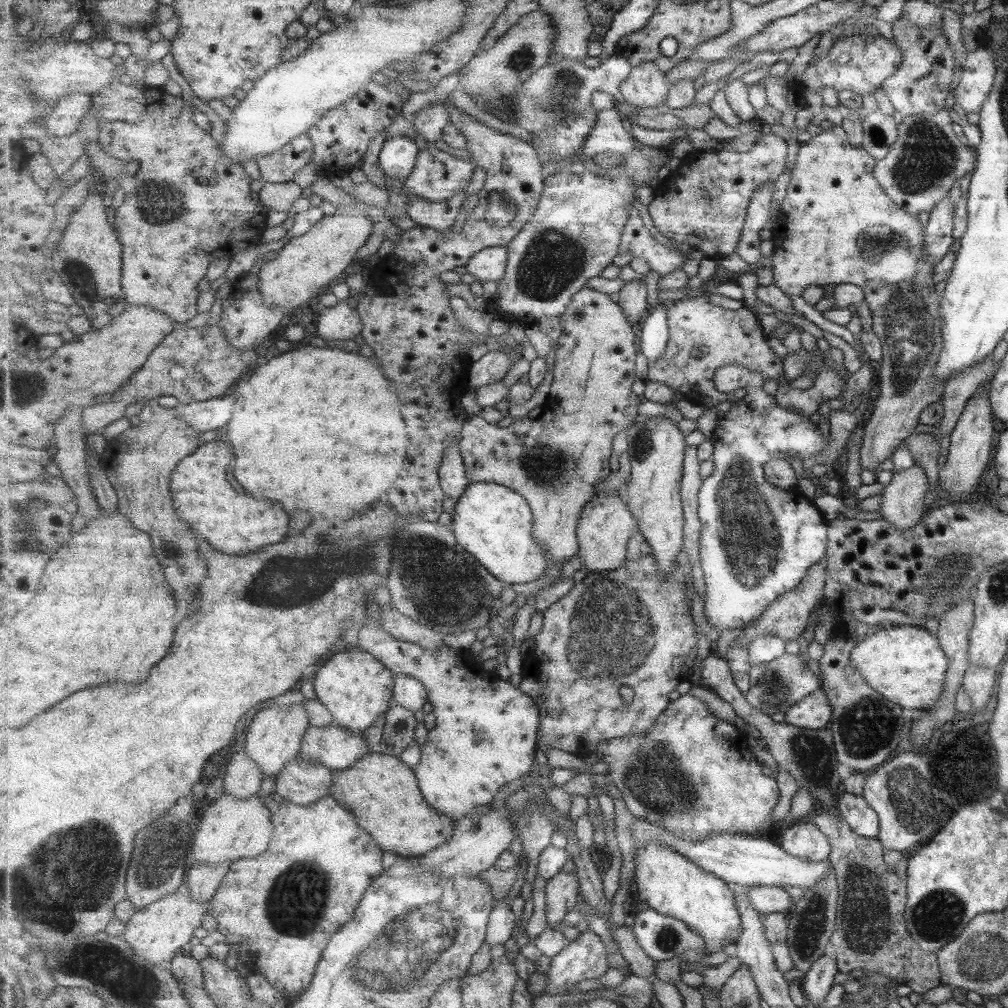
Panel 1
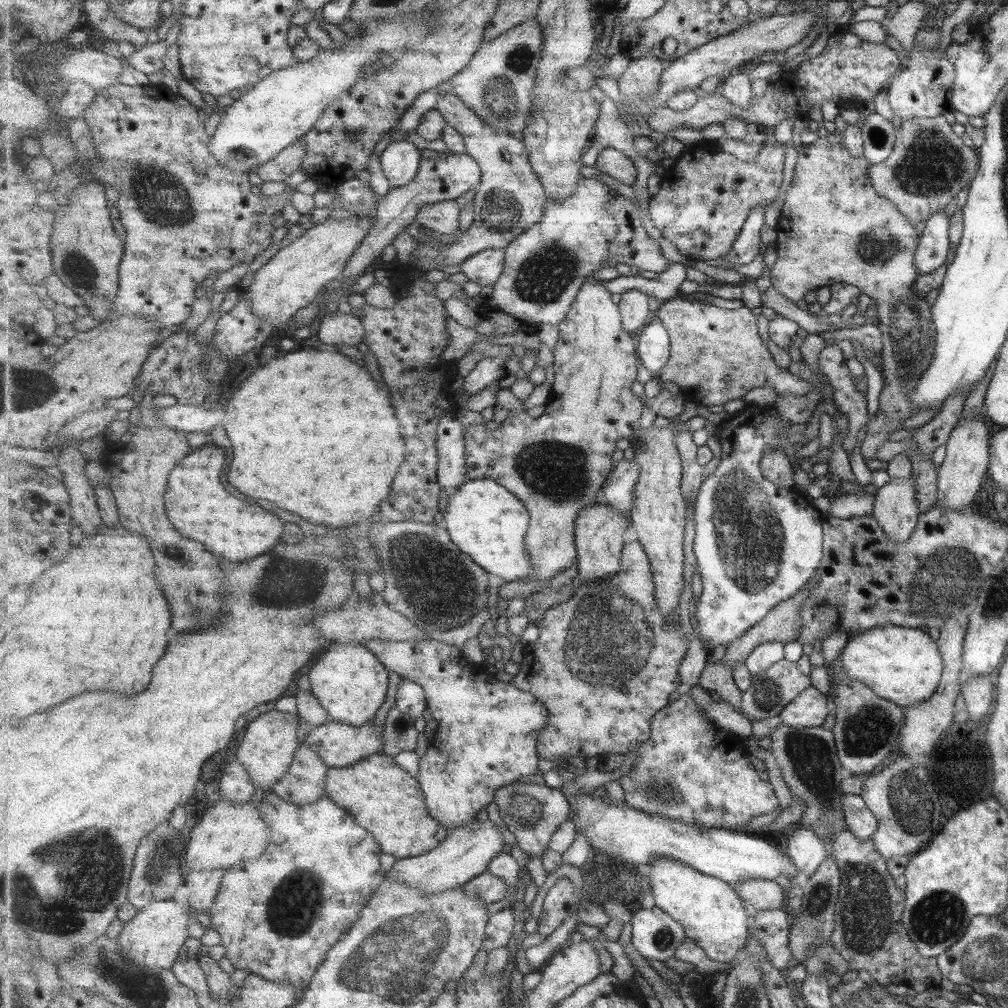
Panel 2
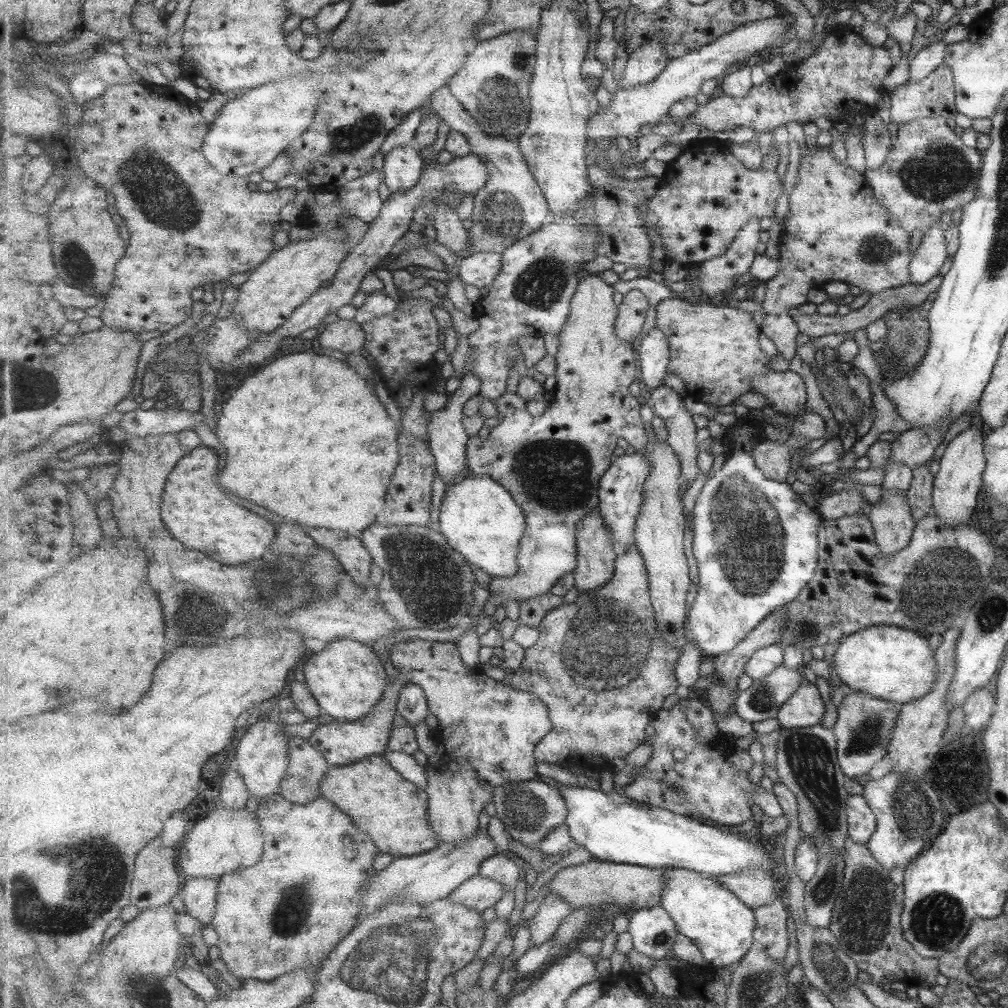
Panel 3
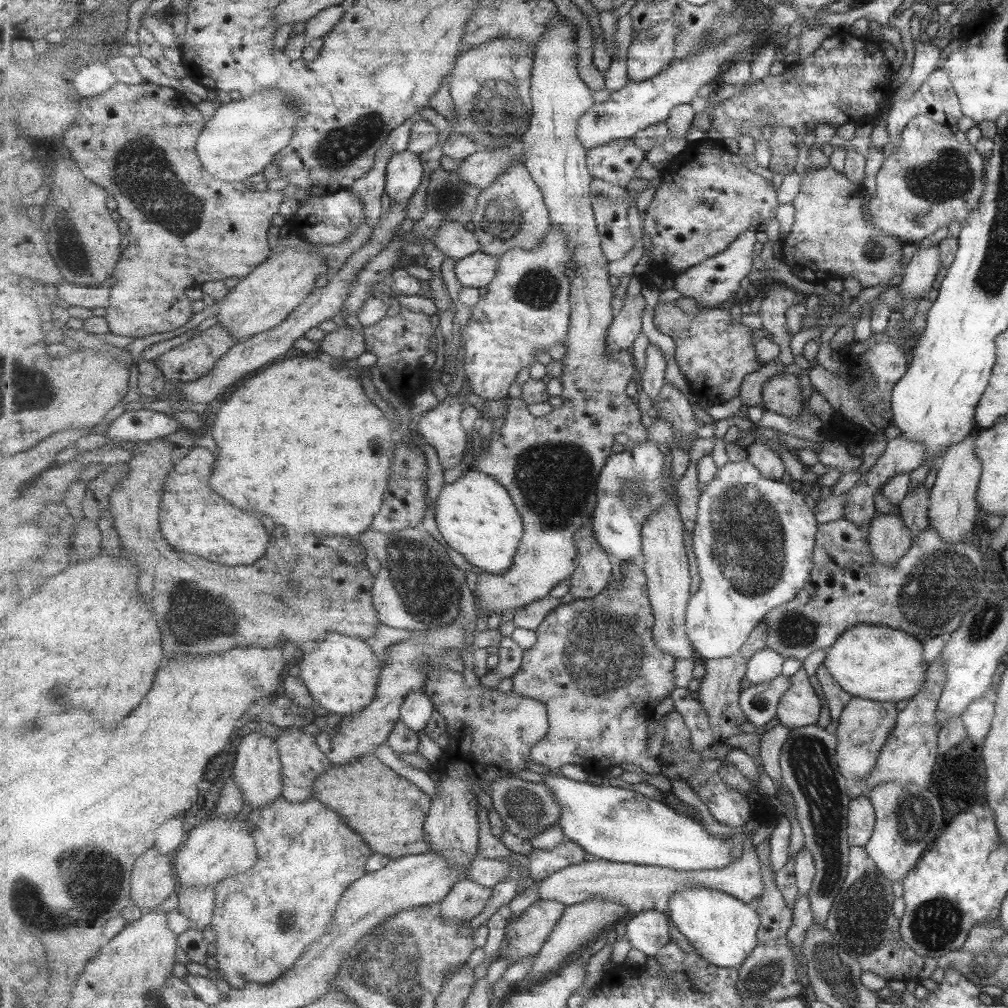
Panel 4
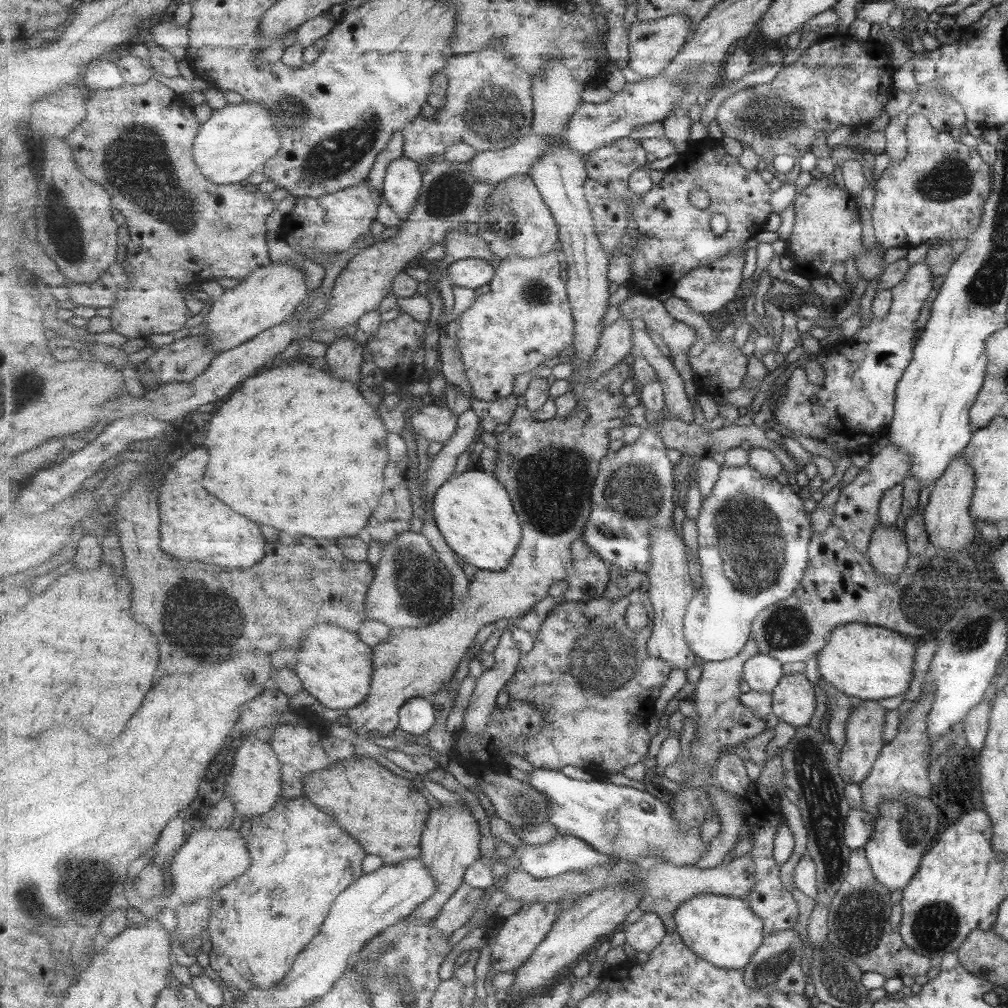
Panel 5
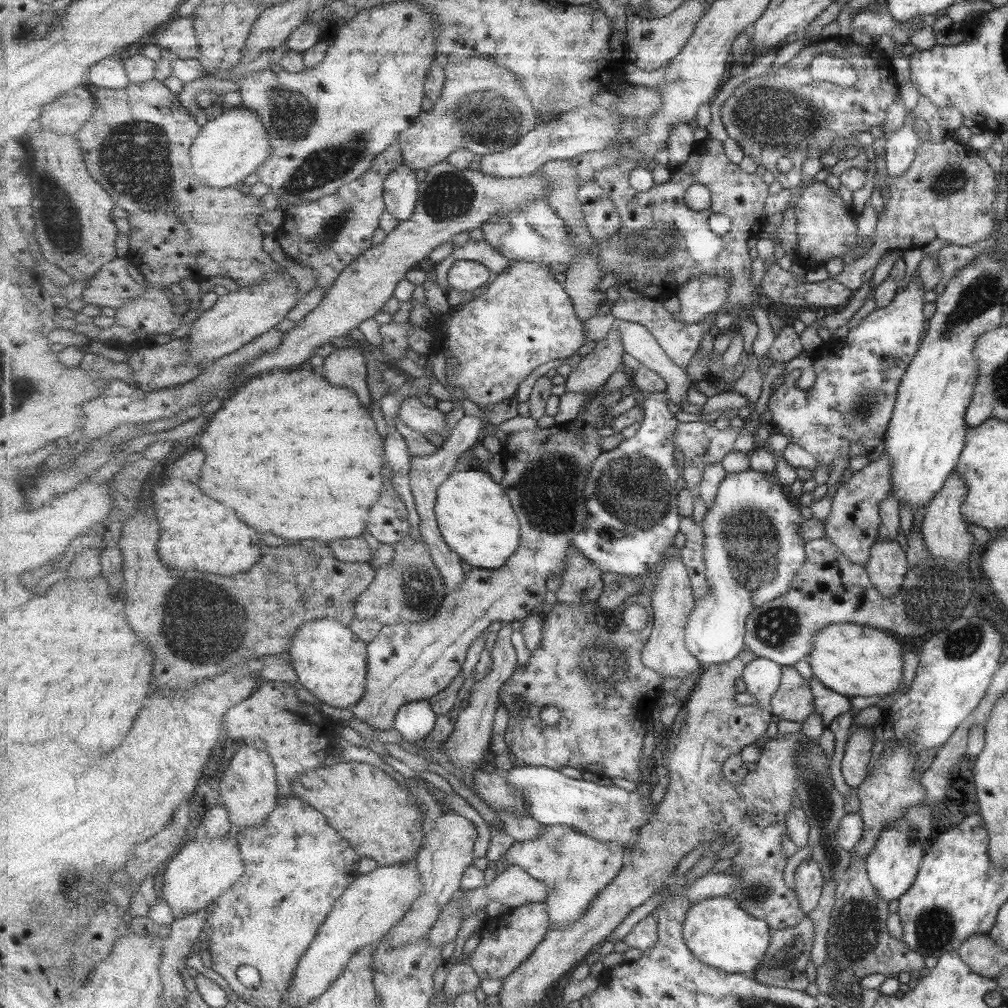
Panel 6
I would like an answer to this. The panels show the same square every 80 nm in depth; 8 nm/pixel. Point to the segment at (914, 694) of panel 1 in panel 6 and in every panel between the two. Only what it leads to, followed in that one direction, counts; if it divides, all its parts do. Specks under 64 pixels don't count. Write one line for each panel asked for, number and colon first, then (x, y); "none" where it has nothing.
2: (903, 665)
3: (893, 664)
4: (875, 662)
5: (867, 662)
6: (852, 660)

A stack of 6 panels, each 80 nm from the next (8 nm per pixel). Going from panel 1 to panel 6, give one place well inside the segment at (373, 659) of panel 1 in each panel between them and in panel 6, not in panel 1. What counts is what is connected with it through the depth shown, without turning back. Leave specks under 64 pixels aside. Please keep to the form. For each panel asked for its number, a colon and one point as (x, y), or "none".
2: (352, 683)
3: (348, 679)
4: (342, 673)
5: (336, 668)
6: (332, 663)

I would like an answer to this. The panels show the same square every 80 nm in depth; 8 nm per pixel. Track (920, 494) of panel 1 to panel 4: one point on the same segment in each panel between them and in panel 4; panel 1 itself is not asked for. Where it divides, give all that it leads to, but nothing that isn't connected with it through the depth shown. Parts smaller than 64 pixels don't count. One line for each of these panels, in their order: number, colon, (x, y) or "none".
2: (894, 508)
3: (891, 520)
4: (889, 538)

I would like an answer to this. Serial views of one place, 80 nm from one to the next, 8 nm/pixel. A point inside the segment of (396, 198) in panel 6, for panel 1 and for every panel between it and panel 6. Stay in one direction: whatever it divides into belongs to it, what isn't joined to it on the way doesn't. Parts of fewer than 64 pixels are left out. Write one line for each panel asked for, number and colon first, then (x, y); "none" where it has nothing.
1: (398, 158)
2: (401, 160)
3: (403, 166)
4: (405, 171)
5: (404, 181)

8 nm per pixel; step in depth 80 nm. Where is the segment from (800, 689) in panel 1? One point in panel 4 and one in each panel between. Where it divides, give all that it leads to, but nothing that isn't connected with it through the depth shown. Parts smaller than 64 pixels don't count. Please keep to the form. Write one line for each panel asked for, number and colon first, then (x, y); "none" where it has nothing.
2: (771, 691)
3: (764, 699)
4: (760, 702)

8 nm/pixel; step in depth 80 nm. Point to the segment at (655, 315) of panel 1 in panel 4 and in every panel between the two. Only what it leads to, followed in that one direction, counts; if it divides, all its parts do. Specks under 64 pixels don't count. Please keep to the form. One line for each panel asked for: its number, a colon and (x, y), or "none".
2: (654, 344)
3: (654, 349)
4: (653, 378)

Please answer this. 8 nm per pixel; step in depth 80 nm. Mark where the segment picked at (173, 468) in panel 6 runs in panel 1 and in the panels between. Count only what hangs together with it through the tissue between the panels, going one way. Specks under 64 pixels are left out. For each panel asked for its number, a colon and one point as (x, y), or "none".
1: (236, 523)
2: (202, 507)
3: (195, 508)
4: (194, 517)
5: (196, 525)

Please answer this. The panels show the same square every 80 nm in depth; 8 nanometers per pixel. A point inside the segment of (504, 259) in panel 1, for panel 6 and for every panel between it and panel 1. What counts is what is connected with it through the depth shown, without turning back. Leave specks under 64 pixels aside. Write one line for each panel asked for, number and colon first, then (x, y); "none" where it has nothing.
2: (484, 268)
3: (481, 269)
4: (478, 270)
5: (476, 273)
6: (467, 275)

